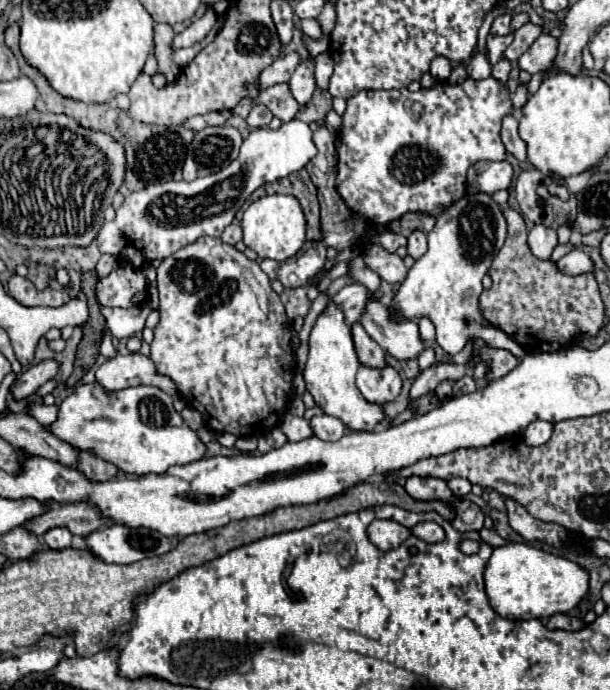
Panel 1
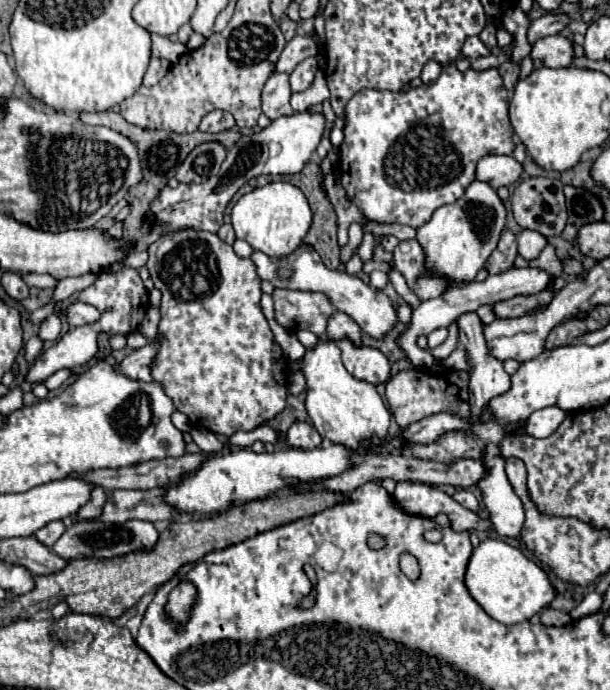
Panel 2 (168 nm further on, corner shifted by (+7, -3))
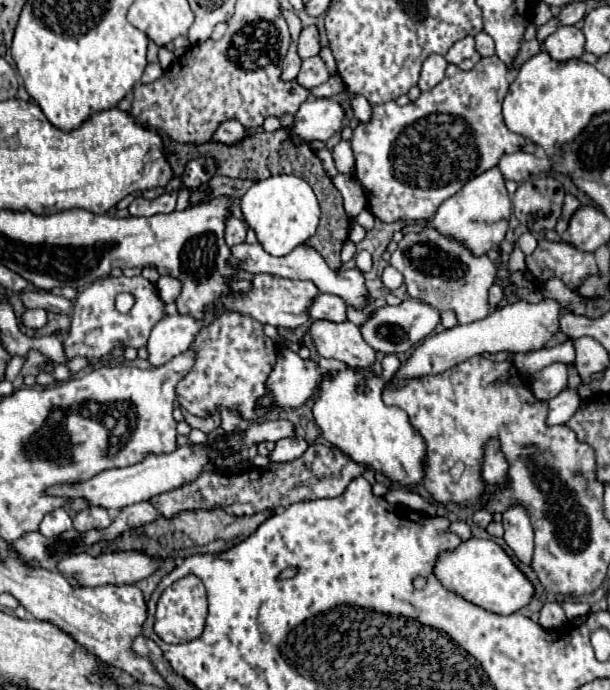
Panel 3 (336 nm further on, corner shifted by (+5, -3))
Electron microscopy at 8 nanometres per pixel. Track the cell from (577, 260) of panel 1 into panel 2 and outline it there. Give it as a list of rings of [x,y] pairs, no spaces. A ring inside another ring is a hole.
[[[525,267],[525,269],[507,269],[505,273],[497,273],[497,275],[489,275],[485,281],[477,283],[477,281],[471,281],[471,283],[465,283],[461,287],[451,287],[449,291],[445,291],[441,297],[435,297],[435,299],[429,299],[429,301],[421,301],[417,307],[413,307],[413,313],[411,313],[411,321],[409,325],[405,327],[405,331],[397,337],[397,345],[405,351],[405,355],[409,357],[409,361],[417,367],[417,369],[431,369],[433,363],[435,363],[435,357],[431,357],[427,351],[419,349],[417,345],[417,339],[421,335],[429,335],[431,331],[435,331],[437,327],[449,327],[461,313],[467,313],[467,311],[477,311],[481,305],[487,305],[487,303],[497,303],[497,301],[505,301],[505,299],[511,299],[511,297],[517,297],[517,295],[535,295],[535,293],[541,293],[547,283],[551,281],[551,277],[541,271],[541,269],[531,269],[531,267]]]

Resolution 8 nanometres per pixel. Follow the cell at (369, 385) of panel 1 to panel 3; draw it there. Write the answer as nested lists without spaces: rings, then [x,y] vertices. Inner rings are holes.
[[[313,321],[311,337],[315,341],[317,353],[325,359],[337,359],[347,367],[361,369],[369,369],[375,363],[375,349],[365,343],[359,327],[351,321]]]

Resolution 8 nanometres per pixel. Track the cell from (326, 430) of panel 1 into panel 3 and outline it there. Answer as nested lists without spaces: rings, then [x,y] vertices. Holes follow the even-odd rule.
[[[285,437],[275,443],[275,449],[271,451],[269,459],[287,463],[287,461],[299,459],[307,451],[307,447],[309,447],[309,443],[303,437]]]

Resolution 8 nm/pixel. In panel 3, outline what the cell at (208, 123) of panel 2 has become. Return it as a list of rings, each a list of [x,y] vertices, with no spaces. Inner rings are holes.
[[[235,119],[223,121],[223,123],[215,129],[215,133],[213,133],[213,139],[215,139],[215,141],[227,143],[227,145],[231,145],[231,141],[239,141],[239,139],[243,139],[243,137],[245,137],[245,129],[243,129],[243,125],[239,125],[239,121],[235,121]]]

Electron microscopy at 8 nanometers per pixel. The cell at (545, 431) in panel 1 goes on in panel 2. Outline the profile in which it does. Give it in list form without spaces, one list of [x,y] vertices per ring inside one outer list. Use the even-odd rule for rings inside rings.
[[[545,407],[545,409],[539,409],[535,411],[529,419],[527,419],[527,433],[537,437],[537,439],[543,439],[543,437],[549,437],[559,425],[561,421],[565,419],[565,411],[559,409],[559,407]]]

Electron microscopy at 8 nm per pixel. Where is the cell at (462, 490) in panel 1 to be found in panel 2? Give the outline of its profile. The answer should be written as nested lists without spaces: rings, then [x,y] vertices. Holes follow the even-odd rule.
[[[457,491],[455,495],[453,495],[453,499],[457,501],[457,503],[461,503],[465,509],[471,509],[473,513],[477,513],[479,511],[479,503],[477,503],[477,497],[471,493],[471,491]]]

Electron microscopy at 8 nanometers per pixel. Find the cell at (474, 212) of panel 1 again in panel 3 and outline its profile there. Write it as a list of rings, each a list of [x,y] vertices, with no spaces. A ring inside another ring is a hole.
[[[495,167],[495,169],[489,169],[487,173],[481,173],[479,177],[471,179],[471,181],[467,181],[467,185],[463,185],[463,189],[459,189],[453,197],[449,197],[447,201],[441,203],[441,207],[429,221],[415,223],[413,231],[419,233],[427,227],[433,227],[443,237],[463,243],[475,257],[481,257],[489,249],[501,245],[501,241],[505,239],[505,233],[507,233],[509,217],[511,217],[511,201],[509,201],[507,189],[505,189],[503,175]]]

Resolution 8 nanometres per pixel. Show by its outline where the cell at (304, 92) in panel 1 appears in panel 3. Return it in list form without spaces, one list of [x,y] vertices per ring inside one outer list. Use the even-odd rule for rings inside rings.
[[[309,57],[307,61],[303,61],[301,71],[297,75],[297,83],[303,85],[305,89],[313,89],[319,87],[321,83],[325,83],[329,77],[329,71],[325,67],[325,63],[321,61],[321,57]]]

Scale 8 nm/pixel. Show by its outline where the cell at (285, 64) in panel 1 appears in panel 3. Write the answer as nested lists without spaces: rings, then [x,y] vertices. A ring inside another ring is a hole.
[[[305,27],[299,35],[299,41],[297,41],[297,53],[301,59],[309,59],[309,57],[315,57],[319,53],[321,45],[319,45],[319,39],[317,39],[317,27]]]

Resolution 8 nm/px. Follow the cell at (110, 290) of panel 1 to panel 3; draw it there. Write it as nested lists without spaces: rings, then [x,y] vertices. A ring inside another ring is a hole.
[[[105,277],[97,279],[83,291],[79,291],[75,299],[75,313],[71,317],[71,327],[67,335],[61,339],[63,349],[67,359],[73,357],[87,357],[87,359],[99,359],[107,355],[113,347],[145,347],[151,329],[155,327],[157,321],[165,317],[163,313],[163,301],[159,299],[155,285],[149,283],[143,277]],[[127,291],[127,293],[137,293],[137,301],[133,309],[127,315],[121,315],[115,311],[115,297],[117,293]]]

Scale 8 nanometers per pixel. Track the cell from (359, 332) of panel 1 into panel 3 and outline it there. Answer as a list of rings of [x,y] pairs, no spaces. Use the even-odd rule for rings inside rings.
[[[323,293],[311,305],[311,319],[343,323],[343,321],[347,321],[347,305],[341,297]]]

